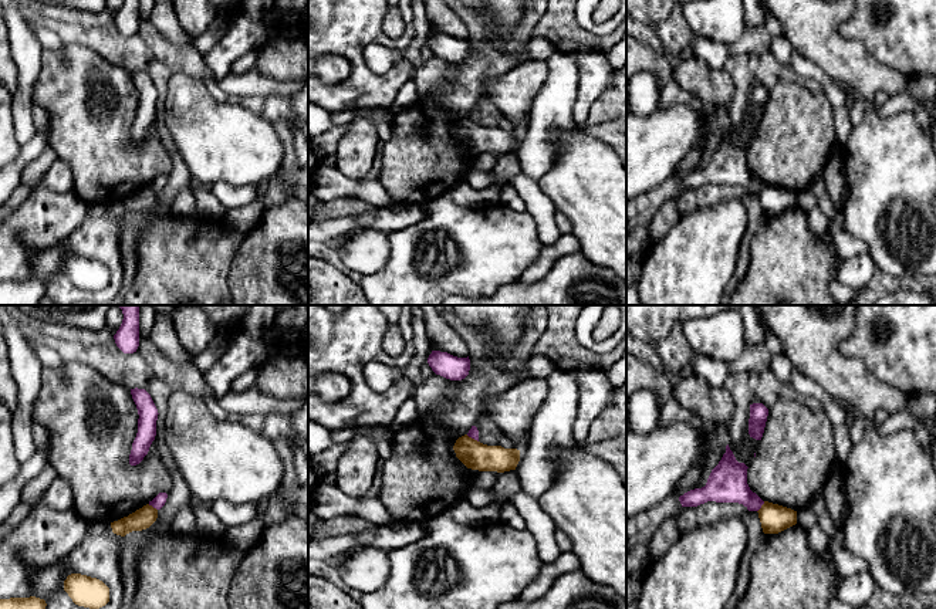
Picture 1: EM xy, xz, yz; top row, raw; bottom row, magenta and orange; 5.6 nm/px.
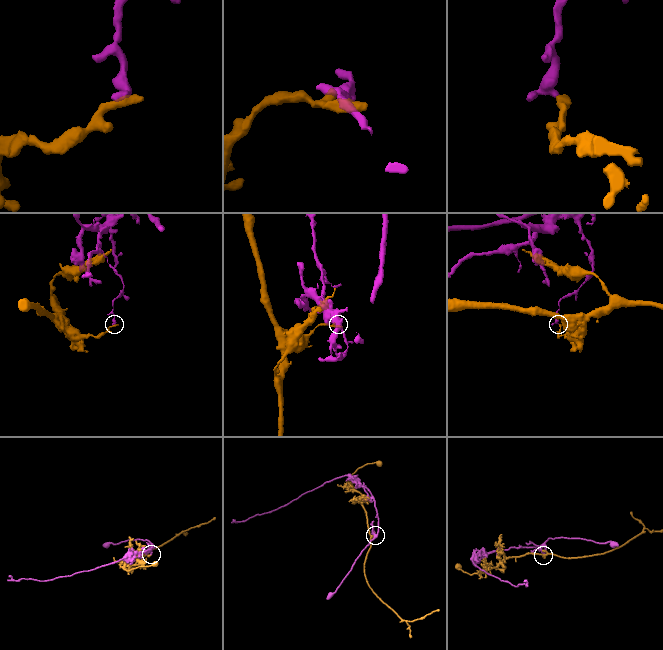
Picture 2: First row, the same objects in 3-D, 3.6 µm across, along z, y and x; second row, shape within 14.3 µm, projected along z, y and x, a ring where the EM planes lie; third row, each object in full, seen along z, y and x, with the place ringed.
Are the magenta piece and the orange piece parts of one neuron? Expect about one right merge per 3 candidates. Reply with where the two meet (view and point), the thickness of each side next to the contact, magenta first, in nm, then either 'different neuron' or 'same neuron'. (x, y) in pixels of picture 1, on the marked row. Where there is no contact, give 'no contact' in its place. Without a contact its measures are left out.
meets magenta in yz at (760, 507); 220 nm thick on the magenta side, 160 nm on the other; different neuron

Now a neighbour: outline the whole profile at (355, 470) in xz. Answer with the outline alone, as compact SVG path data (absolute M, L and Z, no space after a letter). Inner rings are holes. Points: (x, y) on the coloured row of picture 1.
M357 434L347 444L337 464L335 485L349 497L366 497L374 477L379 474L375 440L371 434Z

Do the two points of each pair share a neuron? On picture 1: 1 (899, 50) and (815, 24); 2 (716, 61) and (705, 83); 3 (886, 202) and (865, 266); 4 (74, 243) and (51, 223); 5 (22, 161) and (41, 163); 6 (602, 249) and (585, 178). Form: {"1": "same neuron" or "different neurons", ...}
{"1": "different neurons", "2": "different neurons", "3": "different neurons", "4": "different neurons", "5": "different neurons", "6": "same neuron"}

